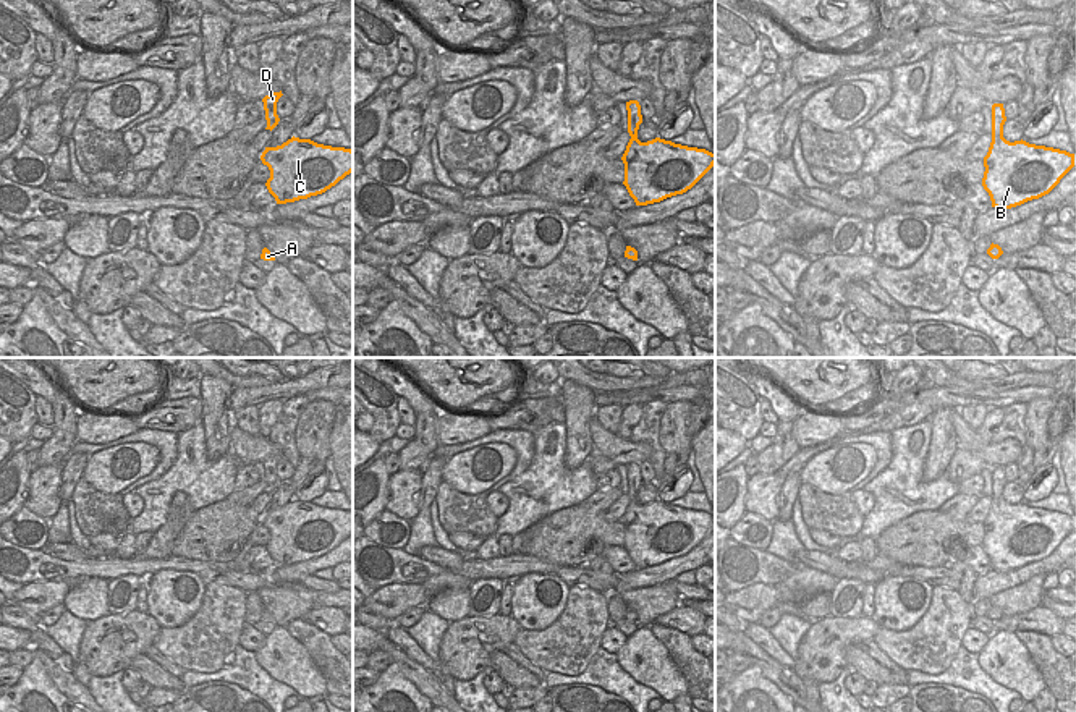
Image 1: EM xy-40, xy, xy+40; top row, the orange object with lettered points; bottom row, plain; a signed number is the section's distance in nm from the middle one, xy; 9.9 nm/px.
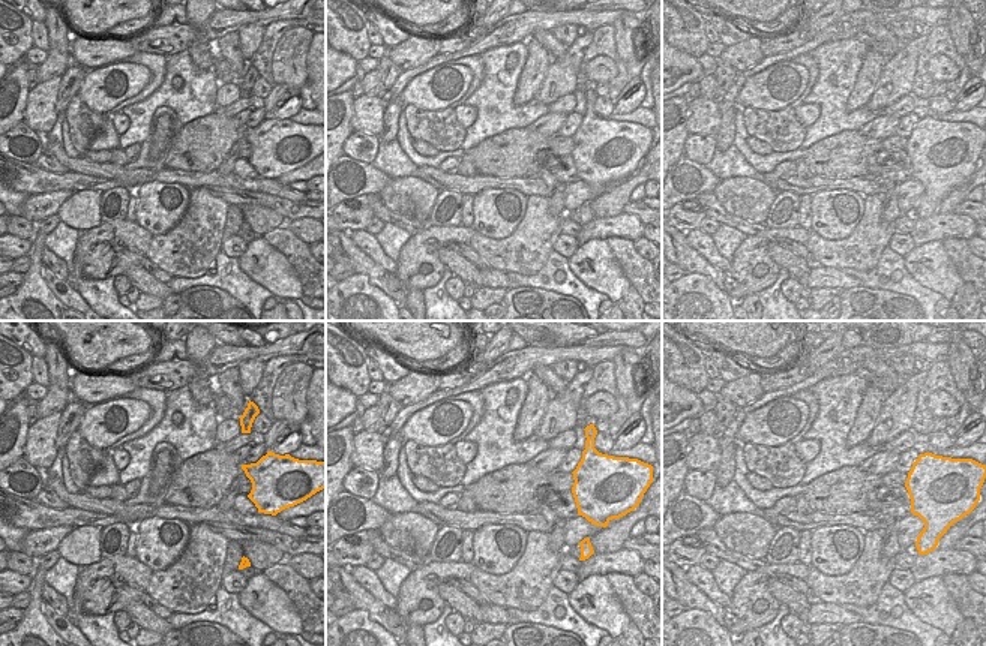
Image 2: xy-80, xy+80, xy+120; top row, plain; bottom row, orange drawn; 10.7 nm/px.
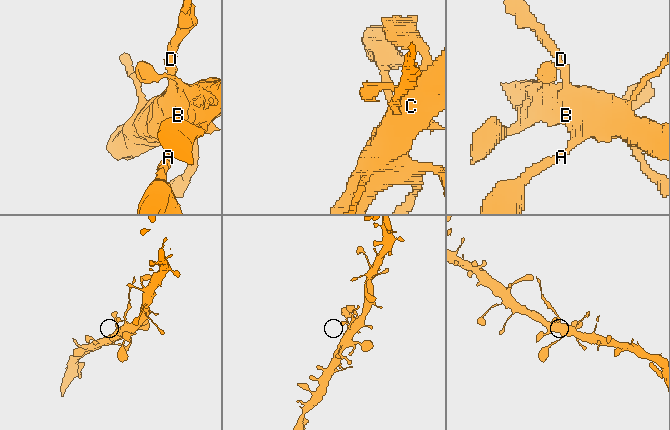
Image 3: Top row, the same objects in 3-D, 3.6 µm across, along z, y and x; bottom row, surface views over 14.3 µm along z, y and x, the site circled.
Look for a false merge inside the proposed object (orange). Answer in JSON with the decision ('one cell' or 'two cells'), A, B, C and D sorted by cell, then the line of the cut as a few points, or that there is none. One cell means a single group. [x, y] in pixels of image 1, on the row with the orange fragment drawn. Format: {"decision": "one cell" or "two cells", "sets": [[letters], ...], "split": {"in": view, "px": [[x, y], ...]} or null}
{"decision": "two cells", "sets": [["A", "B", "C"], ["D"]], "split": {"in": "xy+40", "px": [[1002, 128], [997, 135], [992, 133]]}}

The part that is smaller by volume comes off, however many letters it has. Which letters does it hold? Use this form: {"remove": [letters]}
{"remove": ["D"]}

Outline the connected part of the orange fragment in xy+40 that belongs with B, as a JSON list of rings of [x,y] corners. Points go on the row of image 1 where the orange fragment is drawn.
[[[1003,129],[997,136],[992,133],[992,142],[984,157],[982,186],[989,193],[992,207],[1011,209],[1027,201],[1048,194],[1060,180],[1074,167],[1074,154],[1066,150],[1036,146],[1026,141],[1010,142],[1003,138]]]

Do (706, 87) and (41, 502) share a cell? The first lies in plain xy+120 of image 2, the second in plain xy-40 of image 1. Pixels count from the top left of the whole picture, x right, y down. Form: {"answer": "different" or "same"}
{"answer": "different"}

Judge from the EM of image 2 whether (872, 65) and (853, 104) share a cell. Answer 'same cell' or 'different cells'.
same cell

